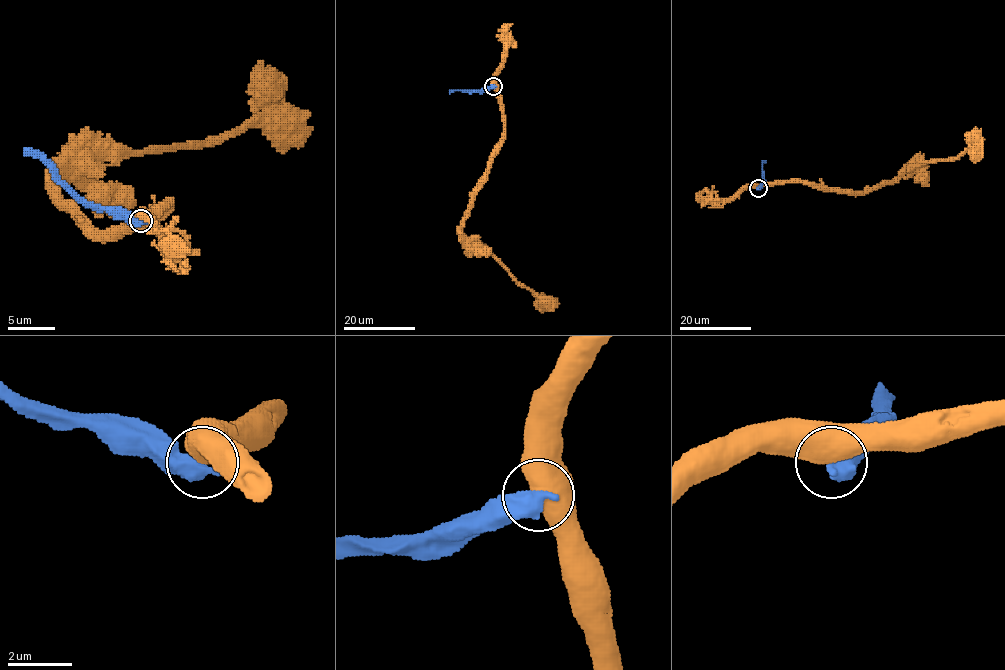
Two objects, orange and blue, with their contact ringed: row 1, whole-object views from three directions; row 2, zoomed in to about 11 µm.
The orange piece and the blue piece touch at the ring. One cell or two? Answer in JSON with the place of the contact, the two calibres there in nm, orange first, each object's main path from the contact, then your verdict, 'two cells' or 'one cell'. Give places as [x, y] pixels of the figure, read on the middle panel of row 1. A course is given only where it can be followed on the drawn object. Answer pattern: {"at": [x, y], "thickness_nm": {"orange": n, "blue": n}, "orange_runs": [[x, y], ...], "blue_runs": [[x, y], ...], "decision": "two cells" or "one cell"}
{"at": [493, 86], "thickness_nm": {"orange": 750, "blue": 600}, "orange_runs": [[493, 85], [500, 107], [503, 139], [462, 231], [530, 289], [540, 300], [542, 308]], "blue_runs": [[493, 86], [480, 90], [449, 92]], "decision": "two cells"}

